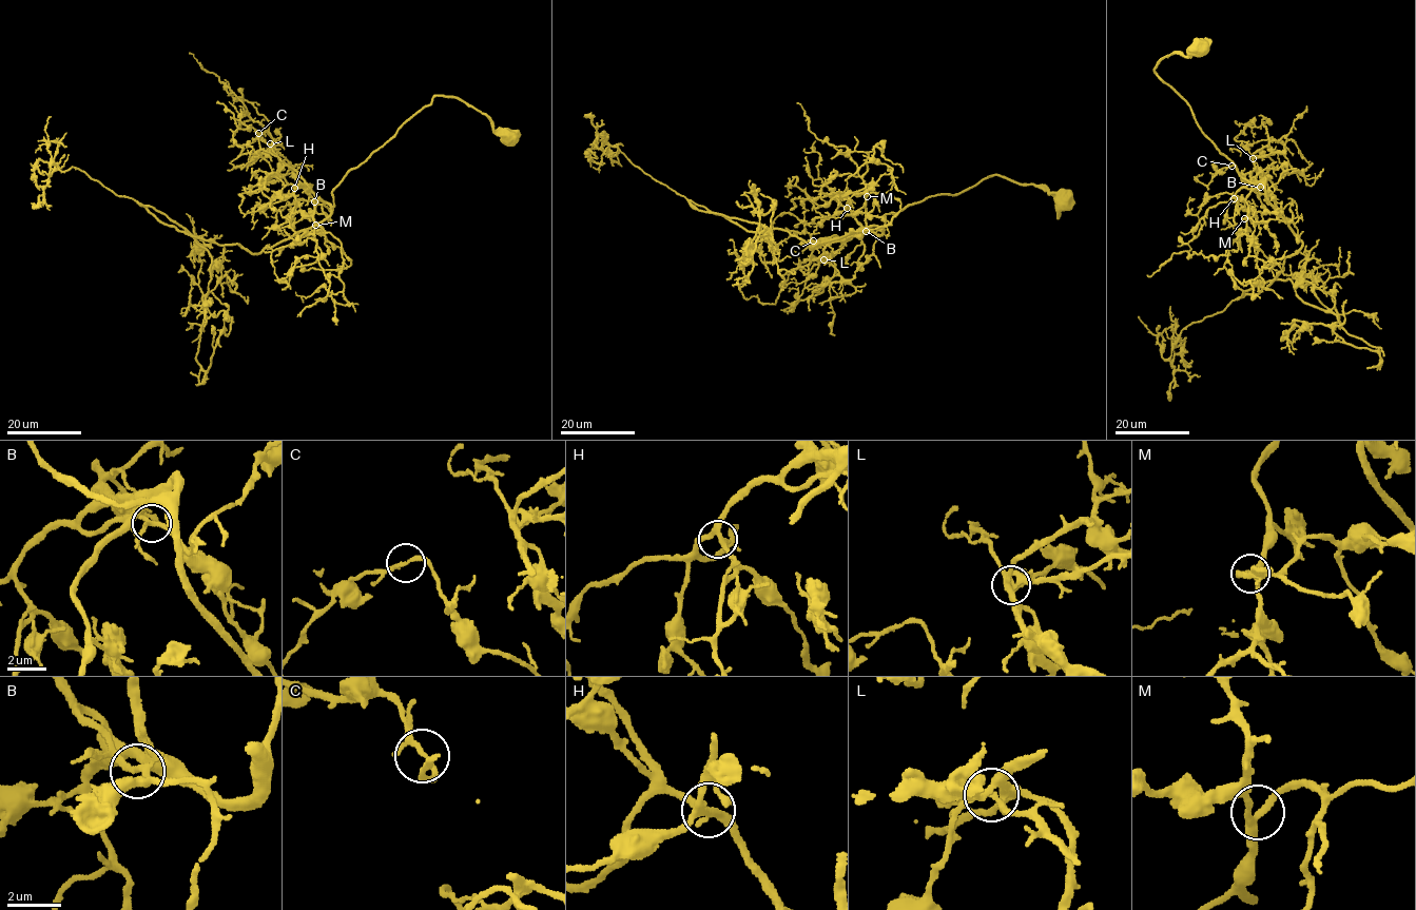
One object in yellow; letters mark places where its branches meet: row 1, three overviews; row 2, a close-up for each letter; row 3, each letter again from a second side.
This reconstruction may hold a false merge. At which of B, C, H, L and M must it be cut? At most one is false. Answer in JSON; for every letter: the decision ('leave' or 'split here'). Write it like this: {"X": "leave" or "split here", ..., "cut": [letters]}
{"B": "leave", "C": "leave", "H": "leave", "L": "leave", "M": "leave", "cut": []}

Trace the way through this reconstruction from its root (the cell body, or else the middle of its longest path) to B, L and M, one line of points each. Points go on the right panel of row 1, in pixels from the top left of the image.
B: (1196, 51), (1169, 55), (1155, 72), (1242, 177), (1264, 178), (1260, 187)
L: (1196, 51), (1169, 55), (1155, 72), (1242, 177), (1261, 182), (1252, 178), (1253, 158)
M: (1196, 51), (1169, 55), (1155, 72), (1242, 177), (1264, 178), (1246, 198), (1244, 218)

